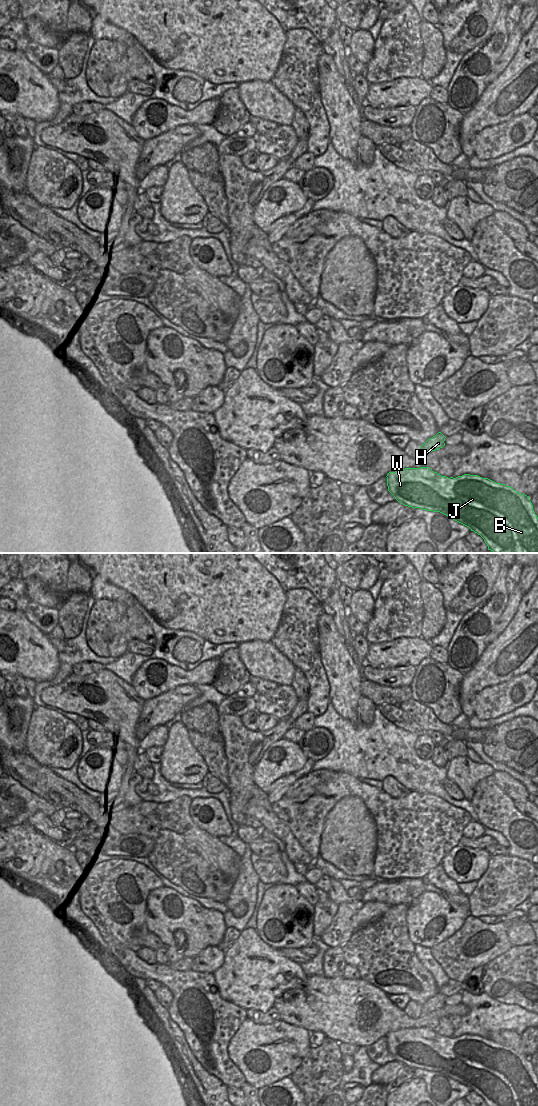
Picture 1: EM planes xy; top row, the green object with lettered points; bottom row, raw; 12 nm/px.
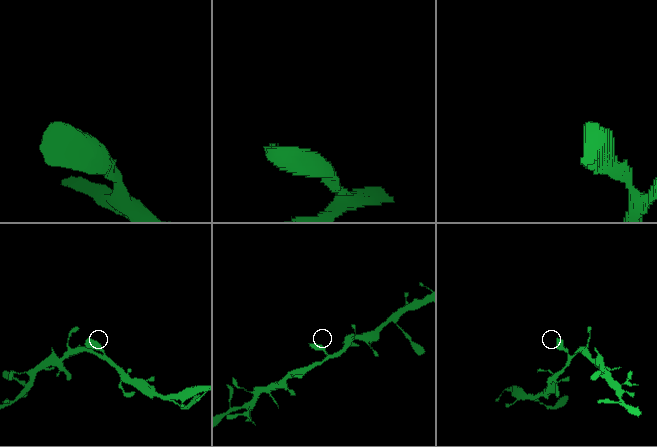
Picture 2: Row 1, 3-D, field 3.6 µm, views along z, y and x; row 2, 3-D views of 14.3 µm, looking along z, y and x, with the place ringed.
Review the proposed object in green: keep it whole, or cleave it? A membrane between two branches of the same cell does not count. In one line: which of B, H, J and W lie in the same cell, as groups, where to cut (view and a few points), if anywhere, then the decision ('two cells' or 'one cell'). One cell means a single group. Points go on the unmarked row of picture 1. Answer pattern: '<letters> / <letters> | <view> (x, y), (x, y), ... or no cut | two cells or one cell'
B H J W | no cut | one cell

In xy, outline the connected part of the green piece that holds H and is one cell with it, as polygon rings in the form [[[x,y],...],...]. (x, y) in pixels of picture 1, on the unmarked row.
[[[438,992],[435,996],[428,999],[424,1004],[421,1005],[421,1014],[426,1015],[432,1011],[436,1011],[445,1006],[445,996]]]

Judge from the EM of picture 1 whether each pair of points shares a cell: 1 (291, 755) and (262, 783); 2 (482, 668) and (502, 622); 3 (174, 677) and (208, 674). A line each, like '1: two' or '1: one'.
1: one
2: two
3: one

